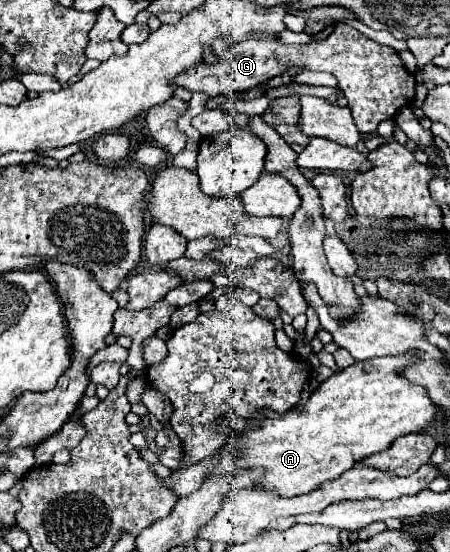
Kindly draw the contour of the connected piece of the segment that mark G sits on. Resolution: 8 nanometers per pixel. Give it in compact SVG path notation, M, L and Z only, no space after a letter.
M344 21L336 23L334 31L318 43L312 41L306 45L284 45L280 41L260 39L234 43L222 53L222 57L216 57L214 65L202 61L196 67L184 71L184 75L178 75L178 79L172 79L172 85L184 87L192 93L206 93L208 97L232 95L266 85L272 77L282 75L290 67L332 73L338 79L338 87L348 99L354 123L362 133L376 131L378 123L392 119L396 111L410 105L414 99L414 75L404 69L400 55L392 47L378 45L376 41L364 37Z

